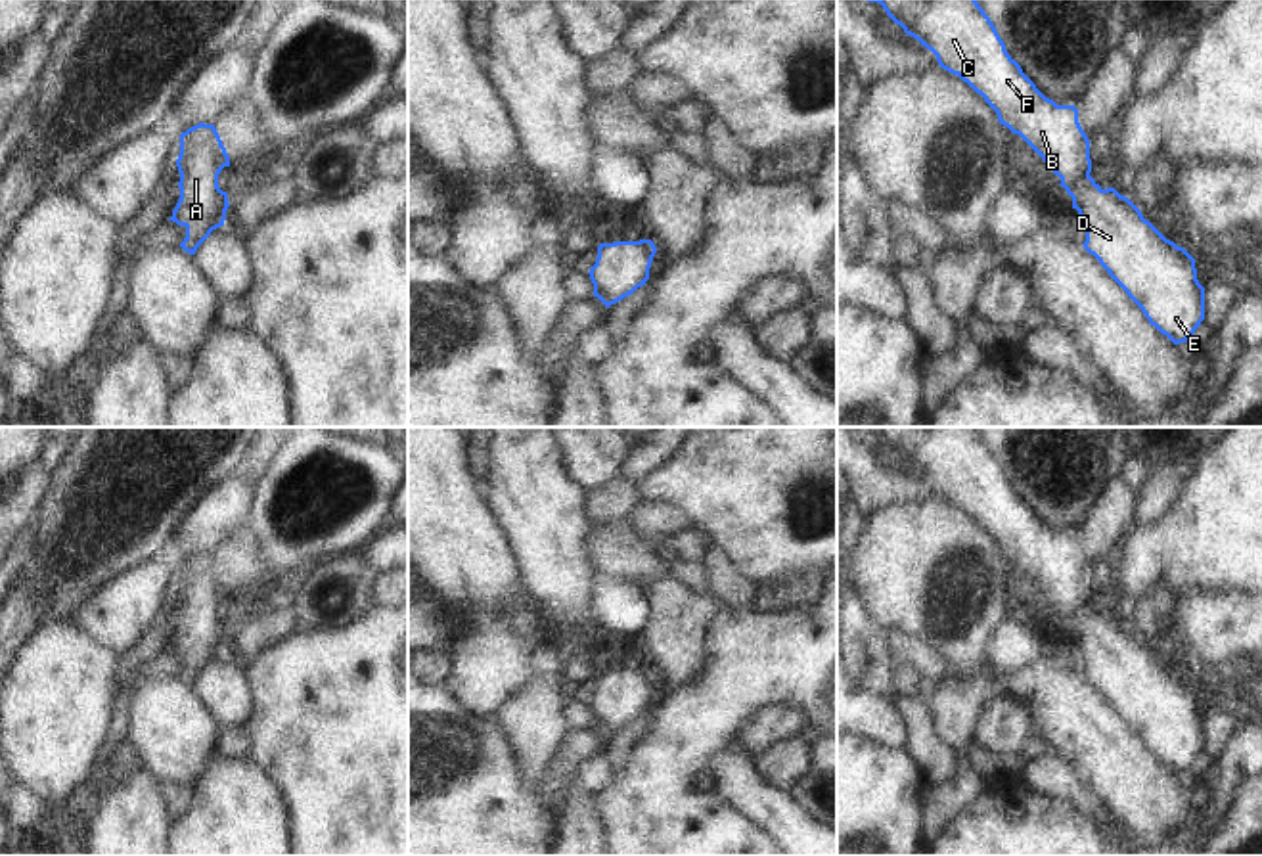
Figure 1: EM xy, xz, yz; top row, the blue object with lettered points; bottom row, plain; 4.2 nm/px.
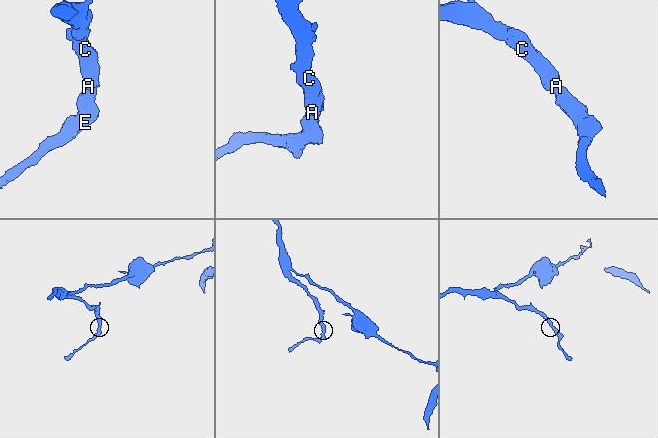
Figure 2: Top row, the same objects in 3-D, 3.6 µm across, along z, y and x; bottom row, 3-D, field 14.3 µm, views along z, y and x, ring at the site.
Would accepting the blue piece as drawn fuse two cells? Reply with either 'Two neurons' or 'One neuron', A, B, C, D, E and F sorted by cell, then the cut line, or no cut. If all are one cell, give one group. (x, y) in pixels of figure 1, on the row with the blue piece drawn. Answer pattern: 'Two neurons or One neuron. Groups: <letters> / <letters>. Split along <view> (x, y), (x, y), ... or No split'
One neuron. Groups: A B C D E F. No split.

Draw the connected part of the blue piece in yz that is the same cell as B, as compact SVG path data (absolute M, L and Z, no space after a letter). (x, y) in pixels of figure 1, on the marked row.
M868 0L883 6L887 15L936 56L942 69L958 75L996 111L1000 124L1019 134L1042 159L1053 174L1061 178L1067 193L1072 197L1072 209L1084 220L1084 249L1093 255L1109 276L1126 291L1141 308L1151 326L1166 335L1174 345L1193 339L1195 329L1205 320L1205 287L1197 280L1195 259L1174 241L1166 239L1141 211L1115 188L1103 190L1092 176L1090 140L1078 123L1074 105L1057 105L1046 98L1036 84L1023 73L1021 65L1007 54L994 23L977 0Z

